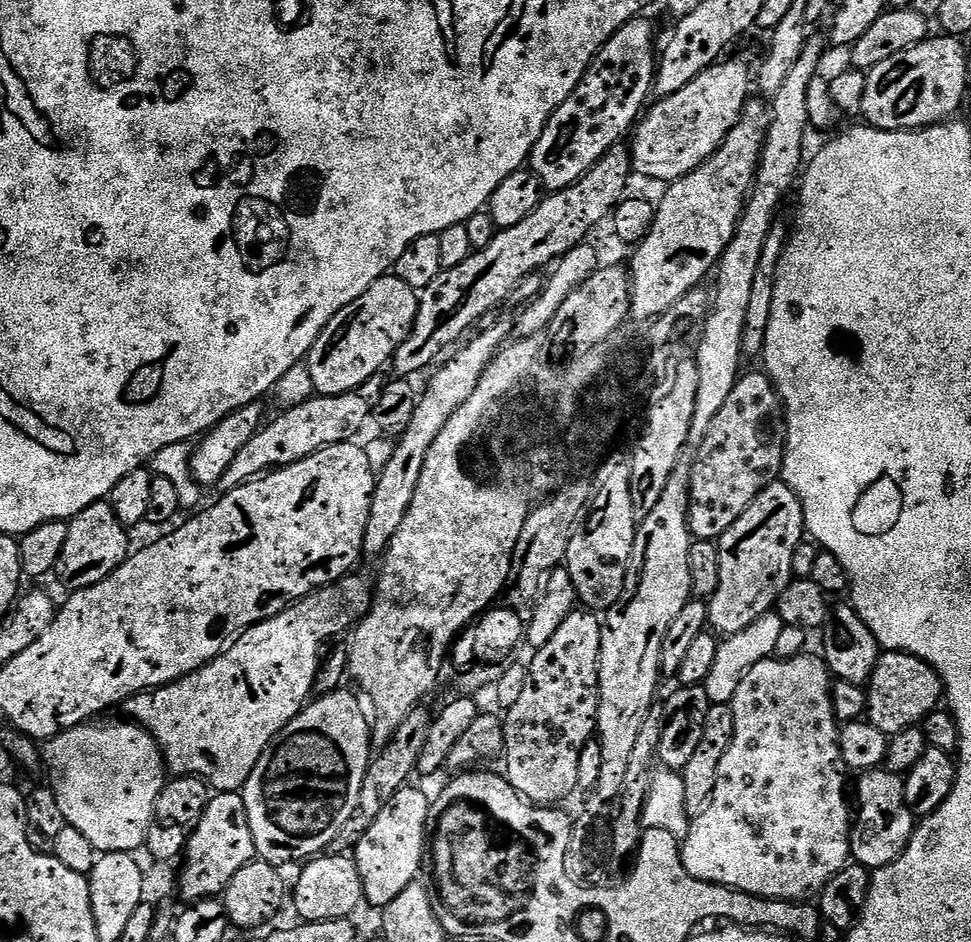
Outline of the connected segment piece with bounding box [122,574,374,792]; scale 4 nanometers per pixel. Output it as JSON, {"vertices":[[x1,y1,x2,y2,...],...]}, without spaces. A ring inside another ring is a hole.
{"vertices":[[346,575,308,596,301,596,277,616,247,628,219,656,189,676,173,684,163,684,151,692,139,692,124,701,122,708,128,711,127,719,139,724,156,739,169,773,199,776,207,782,209,789,216,792,240,792,243,789,258,758,262,758,276,733,282,731,309,703,316,687,316,672,322,663,320,651,324,644,344,631,347,633,372,607,373,585,356,575]]}

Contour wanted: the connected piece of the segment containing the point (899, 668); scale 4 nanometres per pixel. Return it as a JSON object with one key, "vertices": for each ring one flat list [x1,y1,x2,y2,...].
{"vertices":[[885,651,877,664,875,674,866,685,866,691,867,720,890,738,907,728,923,725,927,716,941,707,946,696,945,682,939,672,931,668,925,660,919,660,909,652]]}

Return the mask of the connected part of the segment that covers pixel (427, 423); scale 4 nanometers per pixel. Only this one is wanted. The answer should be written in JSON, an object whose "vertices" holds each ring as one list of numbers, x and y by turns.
{"vertices":[[496,324,493,328,488,328,485,332,475,336,473,335,467,343,460,346,465,346,465,348,457,347,455,349,457,352,453,360,445,359,431,373,431,375,433,374,432,381,429,382,425,392,423,389,416,405,414,418,408,423,406,431,401,435,405,436,401,440,399,438,395,445,396,448,389,465,378,474,370,508,370,522,366,528,366,538,364,539,365,557,376,556,376,558,380,558,387,552,388,543,392,541,394,534,398,534,398,526,402,526,402,520,406,518,406,512,410,510,410,504,424,469,428,451,436,443,437,434,448,423,452,415,459,410,461,404,465,404,472,397,478,382,484,376,484,372,492,365,492,360,499,355,500,349,509,343,510,328,509,325,507,328,504,324]]}

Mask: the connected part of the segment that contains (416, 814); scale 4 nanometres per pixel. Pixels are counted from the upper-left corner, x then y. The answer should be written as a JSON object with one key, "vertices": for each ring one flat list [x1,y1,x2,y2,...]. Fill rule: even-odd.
{"vertices":[[405,786,400,789,398,794,394,794,394,798,390,798,390,802,384,807,382,814,378,814,378,818,374,818,374,826,370,826,370,830,366,830,366,834,362,834,362,838,356,843,354,849,354,859,364,887,364,900,372,903,377,910,387,908,390,902,394,902,394,898,398,898,398,894,402,894,402,890,406,890,406,886,410,886,418,880,422,858,424,856,425,859,426,856,428,840,426,826,428,824,429,827,430,824,432,800,420,789,412,787]]}

